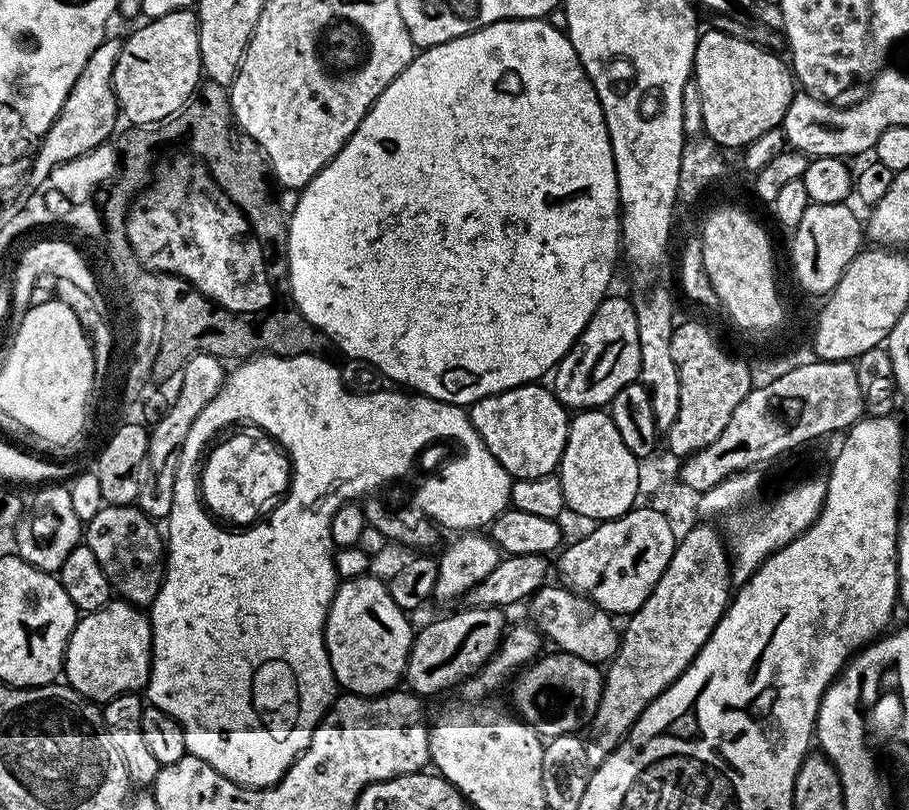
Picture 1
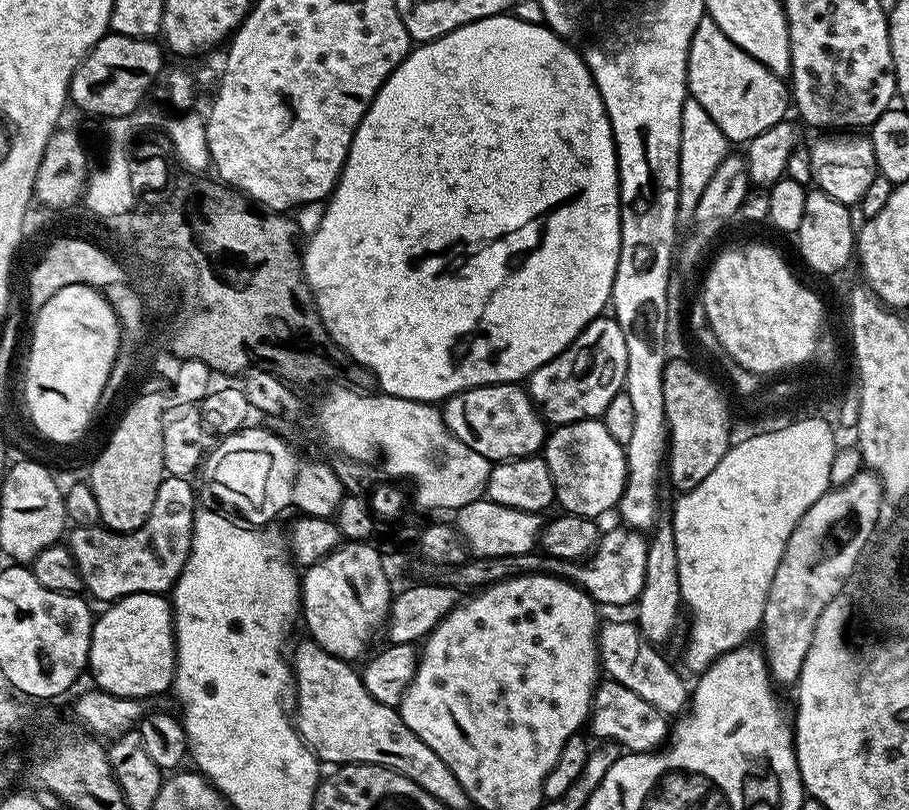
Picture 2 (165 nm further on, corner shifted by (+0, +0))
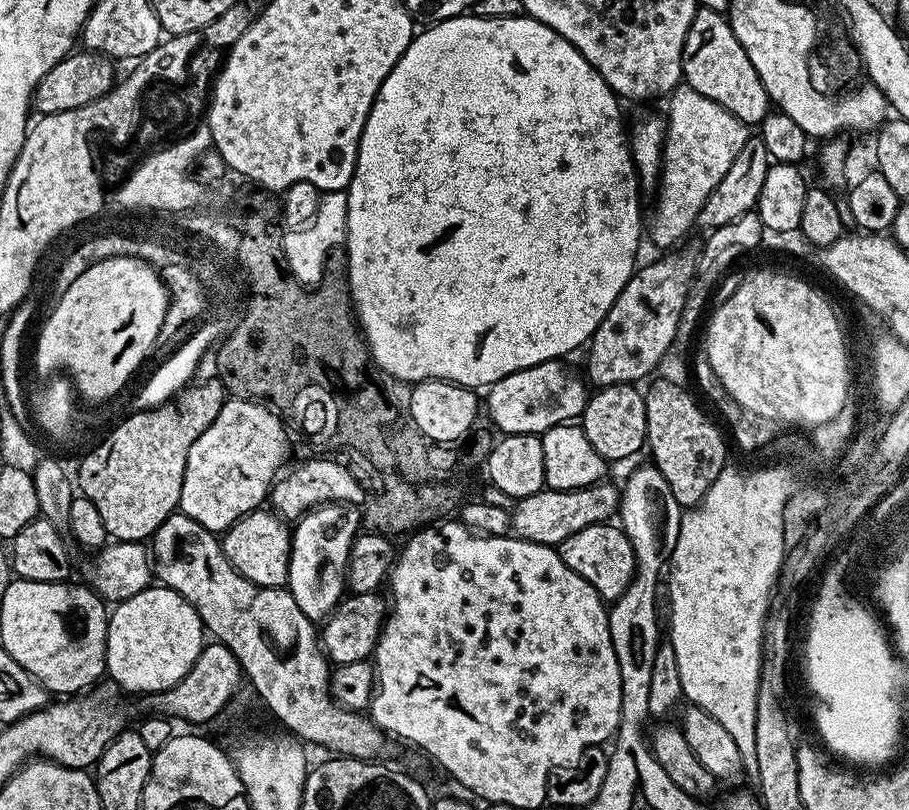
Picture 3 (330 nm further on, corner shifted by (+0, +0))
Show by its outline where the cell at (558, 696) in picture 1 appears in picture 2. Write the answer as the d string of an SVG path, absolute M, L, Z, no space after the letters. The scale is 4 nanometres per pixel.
M609 678L601 679L592 694L590 728L591 724L597 741L618 744L628 752L655 752L665 743L670 732L667 715L659 712L638 694L634 694L633 690L628 690L626 686Z

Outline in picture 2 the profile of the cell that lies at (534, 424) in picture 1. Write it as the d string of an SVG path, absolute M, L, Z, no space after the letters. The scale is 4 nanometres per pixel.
M517 383L469 388L445 400L442 411L449 432L493 462L537 455L547 440L548 428L531 396Z

